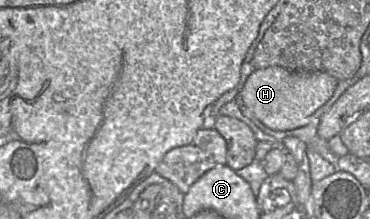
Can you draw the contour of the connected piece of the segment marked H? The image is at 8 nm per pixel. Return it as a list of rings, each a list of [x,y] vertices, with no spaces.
[[[270,66],[255,69],[240,88],[236,100],[246,105],[268,128],[276,131],[293,130],[308,124],[315,111],[332,97],[337,84],[338,80],[326,72],[300,72],[281,66]]]

